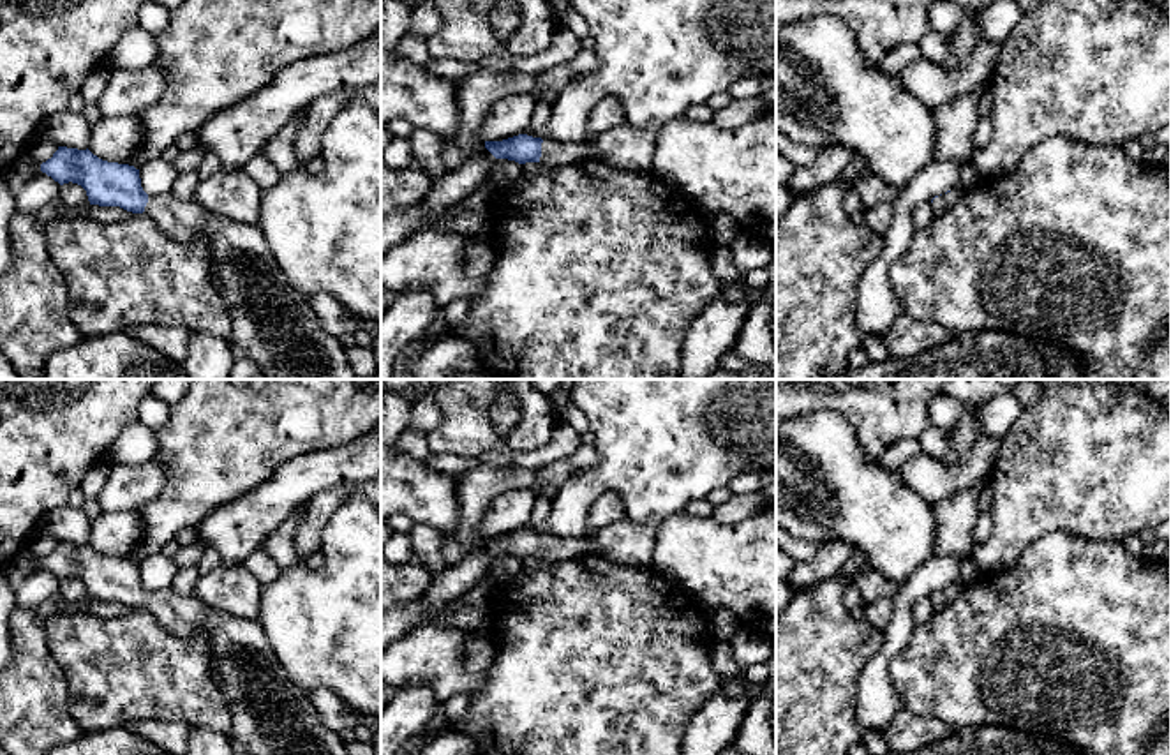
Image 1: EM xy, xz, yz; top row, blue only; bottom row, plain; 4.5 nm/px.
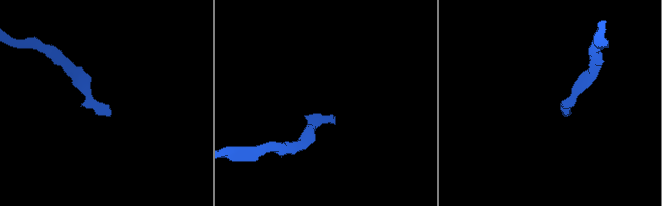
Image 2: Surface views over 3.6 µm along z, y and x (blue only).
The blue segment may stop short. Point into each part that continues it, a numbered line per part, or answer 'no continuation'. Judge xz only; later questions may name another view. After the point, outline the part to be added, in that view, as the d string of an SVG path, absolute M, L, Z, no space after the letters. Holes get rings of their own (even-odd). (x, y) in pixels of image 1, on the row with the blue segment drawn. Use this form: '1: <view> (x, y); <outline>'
1: xz (552, 152); M587 138L580 145L564 141L543 139L541 143L541 164L575 164L582 159L593 157L594 138Z

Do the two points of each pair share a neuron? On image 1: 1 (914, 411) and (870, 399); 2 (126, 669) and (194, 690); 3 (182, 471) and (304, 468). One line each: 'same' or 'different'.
1: same
2: same
3: different

